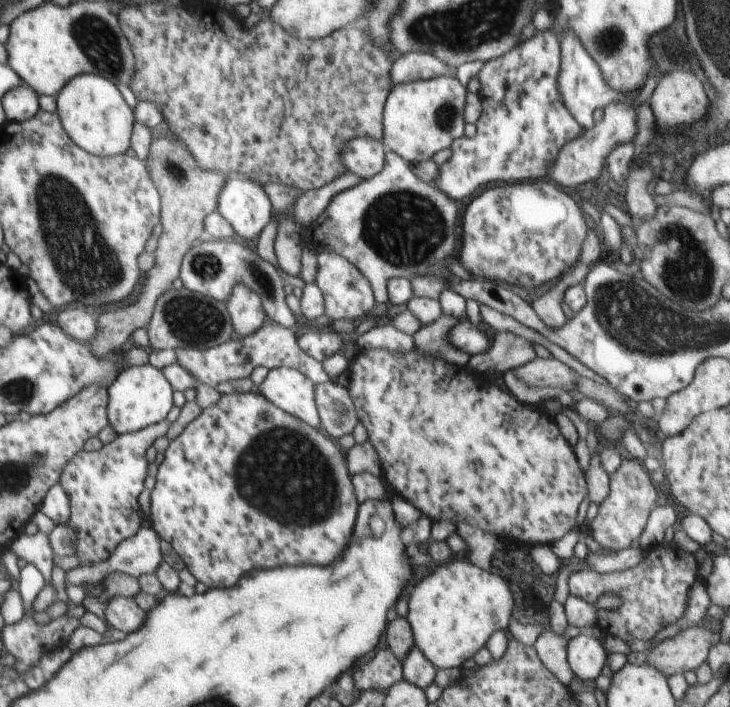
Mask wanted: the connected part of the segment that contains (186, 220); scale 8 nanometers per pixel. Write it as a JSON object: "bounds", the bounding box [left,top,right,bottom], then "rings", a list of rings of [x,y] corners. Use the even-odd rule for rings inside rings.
{"bounds":[88,138,227,359],"rings":[[[160,138],[150,145],[148,164],[150,176],[162,194],[162,233],[157,238],[157,247],[153,252],[155,262],[153,268],[146,271],[145,285],[134,304],[118,306],[104,310],[97,320],[98,333],[88,343],[91,353],[102,359],[122,351],[127,347],[127,341],[136,329],[144,329],[149,325],[157,301],[170,288],[172,282],[179,277],[179,270],[184,255],[200,241],[200,235],[205,229],[203,220],[217,210],[217,200],[221,188],[226,183],[227,176],[216,171],[202,170],[186,145],[181,140]]]}

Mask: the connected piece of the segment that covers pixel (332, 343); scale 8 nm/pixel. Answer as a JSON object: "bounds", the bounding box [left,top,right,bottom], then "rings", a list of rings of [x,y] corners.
{"bounds":[298,328,345,362],"rings":[[[319,328],[318,330],[308,330],[304,332],[300,338],[298,338],[298,346],[309,357],[312,357],[315,361],[321,362],[336,354],[336,352],[342,351],[345,347],[345,342],[341,339],[341,336],[332,328]]]}

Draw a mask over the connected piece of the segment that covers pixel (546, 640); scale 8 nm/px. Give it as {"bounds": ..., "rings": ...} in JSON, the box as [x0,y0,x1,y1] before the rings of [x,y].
{"bounds":[533,628,575,687],"rings":[[[551,628],[543,631],[533,644],[544,666],[567,687],[575,674],[567,661],[566,636],[556,634]]]}

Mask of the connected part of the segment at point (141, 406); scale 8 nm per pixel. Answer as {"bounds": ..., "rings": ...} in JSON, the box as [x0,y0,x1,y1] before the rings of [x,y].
{"bounds":[108,365,174,435],"rings":[[[148,365],[133,366],[118,374],[108,386],[108,418],[112,430],[118,435],[133,433],[147,426],[164,421],[172,408],[174,389],[160,369]]]}

